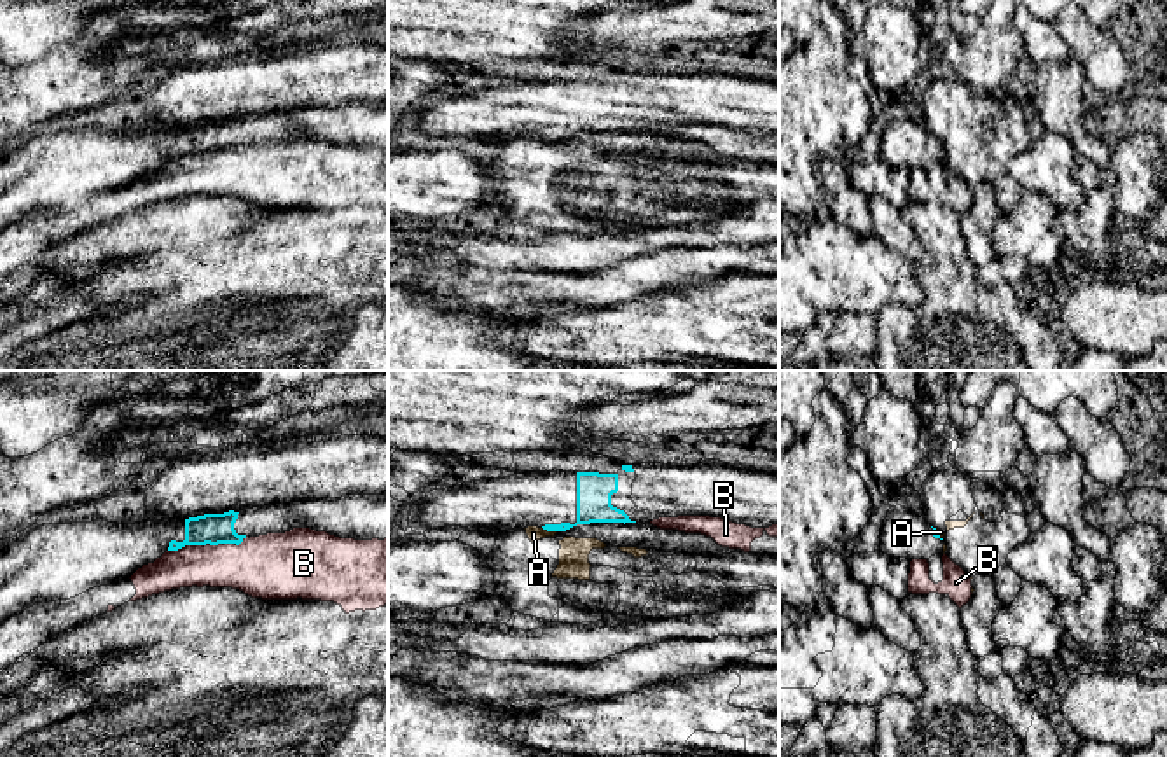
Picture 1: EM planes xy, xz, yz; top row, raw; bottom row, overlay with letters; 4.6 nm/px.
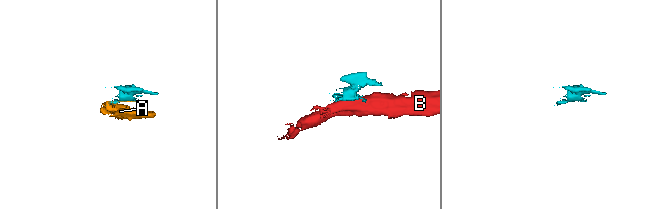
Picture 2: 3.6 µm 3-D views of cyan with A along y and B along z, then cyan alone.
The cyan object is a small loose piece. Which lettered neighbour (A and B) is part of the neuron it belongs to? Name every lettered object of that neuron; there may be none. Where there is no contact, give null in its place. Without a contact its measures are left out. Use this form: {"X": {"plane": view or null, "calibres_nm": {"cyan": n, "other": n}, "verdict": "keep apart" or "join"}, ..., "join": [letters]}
{"A": {"plane": "xz", "calibres_nm": {"cyan": 160, "other": 70}, "verdict": "keep apart"}, "B": {"plane": "xy", "calibres_nm": {"cyan": 140, "other": 260}, "verdict": "keep apart"}, "join": []}

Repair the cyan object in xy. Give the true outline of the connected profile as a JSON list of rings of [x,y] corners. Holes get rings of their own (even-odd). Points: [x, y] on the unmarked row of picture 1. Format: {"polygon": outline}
{"polygon": [[[388,100],[311,107],[204,122],[197,126],[117,133],[103,128],[33,133],[0,159],[0,231],[35,212],[75,206],[89,198],[129,187],[166,159],[185,154],[239,154],[246,145],[293,136],[341,147],[388,147]]]}

